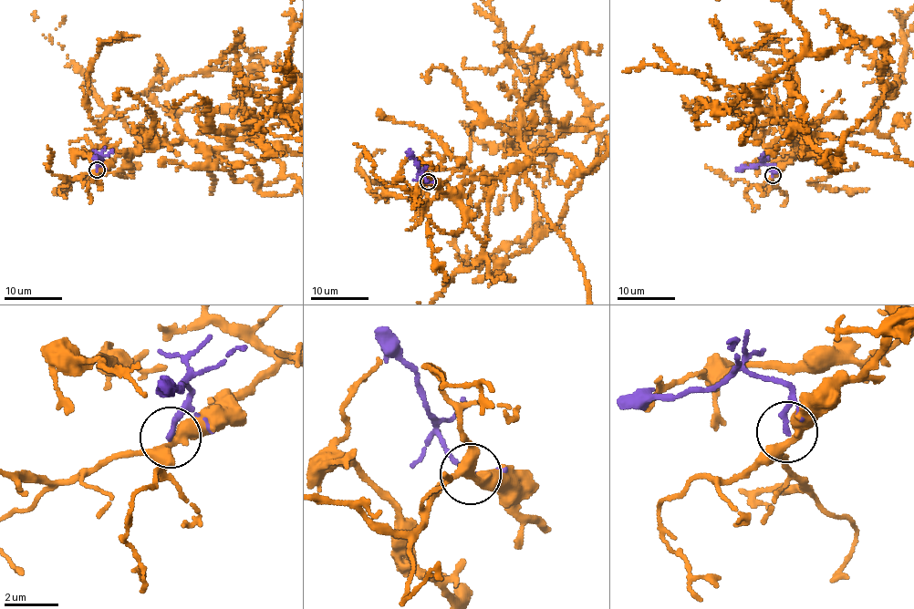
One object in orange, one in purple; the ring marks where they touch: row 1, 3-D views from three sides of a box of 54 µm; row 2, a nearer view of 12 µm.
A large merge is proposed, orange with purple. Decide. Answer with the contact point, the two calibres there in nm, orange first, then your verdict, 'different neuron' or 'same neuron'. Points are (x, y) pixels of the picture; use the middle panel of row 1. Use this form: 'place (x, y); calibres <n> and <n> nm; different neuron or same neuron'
place (428, 181); calibres 320 and 200 nm; different neuron

